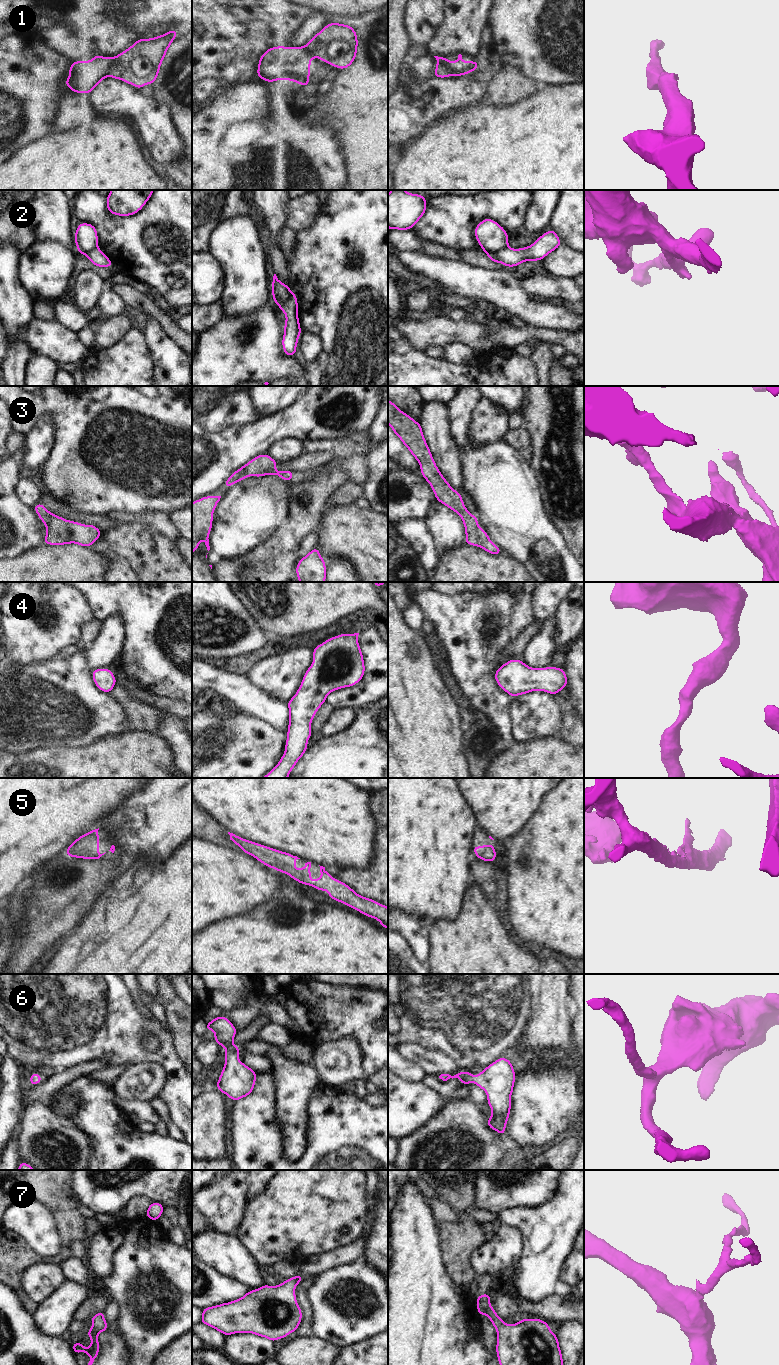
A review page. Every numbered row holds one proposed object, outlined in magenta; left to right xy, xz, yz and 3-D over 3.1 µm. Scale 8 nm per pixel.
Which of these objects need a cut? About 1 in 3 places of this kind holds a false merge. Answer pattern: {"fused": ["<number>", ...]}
{"fused": ["1", "2"]}

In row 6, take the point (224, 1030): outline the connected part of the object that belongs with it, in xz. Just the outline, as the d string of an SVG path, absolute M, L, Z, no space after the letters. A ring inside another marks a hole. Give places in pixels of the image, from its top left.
M225 1016L214 1018L205 1027L215 1033L215 1042L226 1049L225 1064L215 1086L233 1101L249 1096L256 1084L257 1072L238 1059L240 1047L232 1044L238 1030Z

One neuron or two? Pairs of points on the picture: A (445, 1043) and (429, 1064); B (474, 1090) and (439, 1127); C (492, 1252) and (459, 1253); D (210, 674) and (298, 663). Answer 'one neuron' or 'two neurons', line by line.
A: two neurons
B: two neurons
C: two neurons
D: two neurons

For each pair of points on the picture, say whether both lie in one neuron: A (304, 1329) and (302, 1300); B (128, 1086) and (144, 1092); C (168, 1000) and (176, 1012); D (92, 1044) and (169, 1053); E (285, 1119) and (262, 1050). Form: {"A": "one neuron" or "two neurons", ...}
{"A": "one neuron", "B": "one neuron", "C": "one neuron", "D": "one neuron", "E": "one neuron"}

